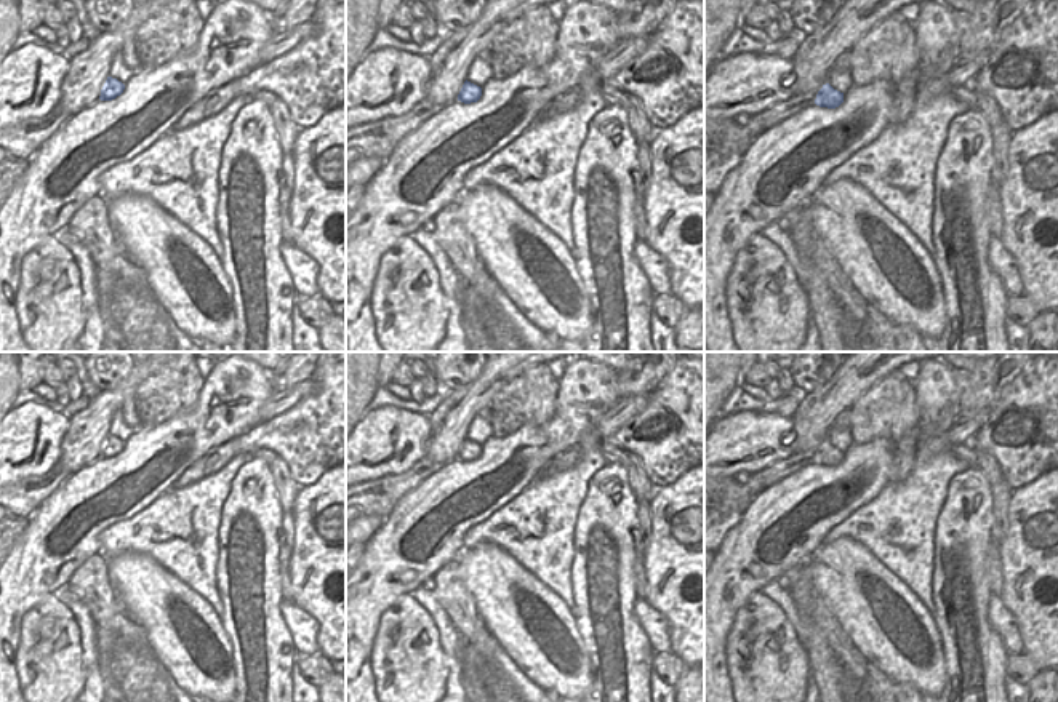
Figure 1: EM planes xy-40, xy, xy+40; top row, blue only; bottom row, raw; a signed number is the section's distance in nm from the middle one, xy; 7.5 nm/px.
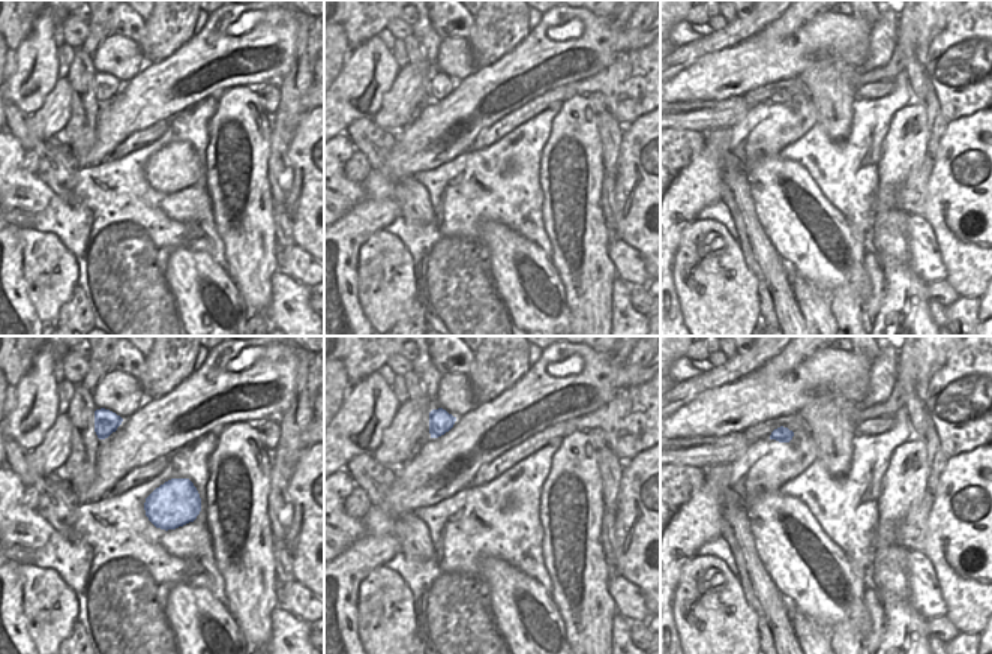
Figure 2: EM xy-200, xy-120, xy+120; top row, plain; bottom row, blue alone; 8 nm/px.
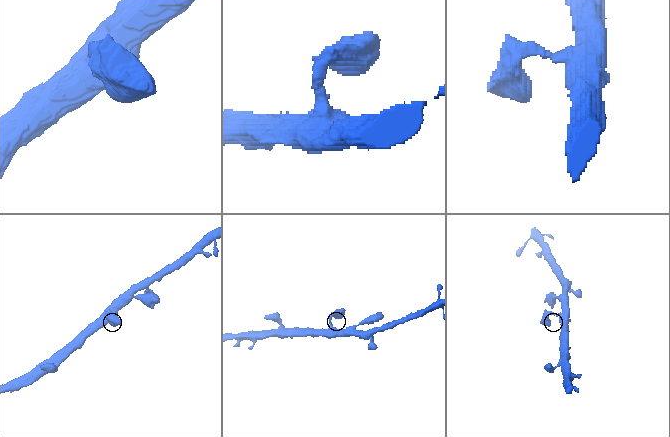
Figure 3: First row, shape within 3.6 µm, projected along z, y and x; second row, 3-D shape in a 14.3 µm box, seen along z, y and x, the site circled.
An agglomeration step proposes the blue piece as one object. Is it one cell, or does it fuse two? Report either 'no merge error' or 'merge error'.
no merge error

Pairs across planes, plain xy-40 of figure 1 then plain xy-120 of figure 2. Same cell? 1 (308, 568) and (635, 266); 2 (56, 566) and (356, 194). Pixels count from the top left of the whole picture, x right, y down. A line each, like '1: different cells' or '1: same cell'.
1: different cells
2: different cells

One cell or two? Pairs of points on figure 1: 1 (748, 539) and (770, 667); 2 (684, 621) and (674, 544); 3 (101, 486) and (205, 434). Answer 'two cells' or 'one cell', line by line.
1: two cells
2: one cell
3: one cell

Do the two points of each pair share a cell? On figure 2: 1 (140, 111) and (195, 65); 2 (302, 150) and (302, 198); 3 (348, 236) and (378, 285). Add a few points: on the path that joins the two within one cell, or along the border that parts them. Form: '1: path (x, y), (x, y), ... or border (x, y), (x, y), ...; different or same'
1: path (153, 98), (182, 75); same
2: path (305, 162), (305, 186); same
3: border (383, 228), (372, 233), (359, 248), (356, 288); different

